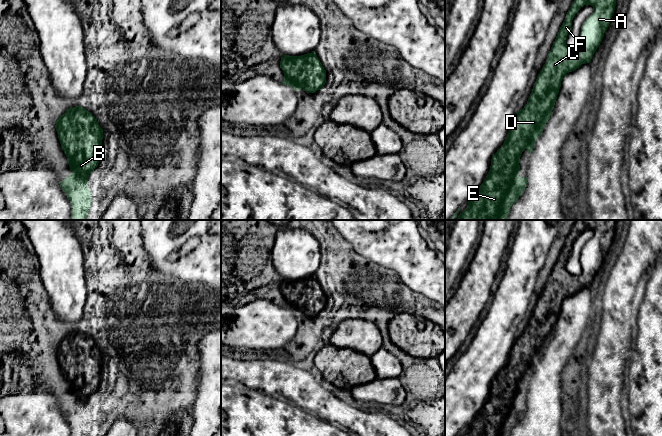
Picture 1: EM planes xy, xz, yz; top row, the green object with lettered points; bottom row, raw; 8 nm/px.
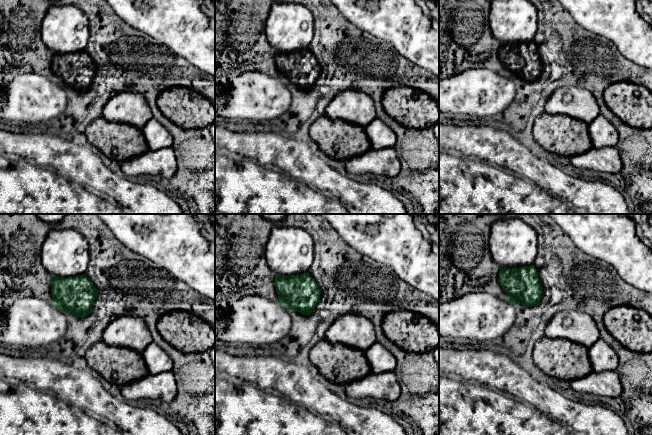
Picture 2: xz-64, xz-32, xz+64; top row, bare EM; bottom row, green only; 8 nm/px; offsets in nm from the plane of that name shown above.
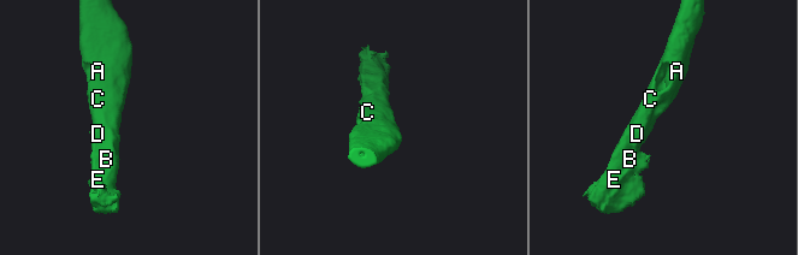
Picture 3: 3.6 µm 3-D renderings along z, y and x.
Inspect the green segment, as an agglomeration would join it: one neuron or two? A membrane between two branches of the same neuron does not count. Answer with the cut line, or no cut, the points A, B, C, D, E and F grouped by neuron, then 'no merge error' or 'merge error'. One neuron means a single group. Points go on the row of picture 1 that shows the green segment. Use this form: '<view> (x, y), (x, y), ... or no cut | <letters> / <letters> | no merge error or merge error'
no cut | A B C D E F | no merge error

